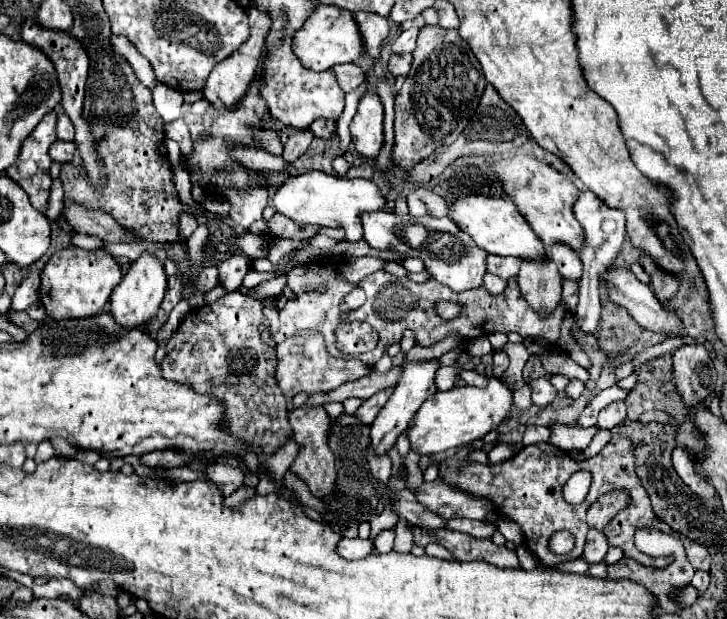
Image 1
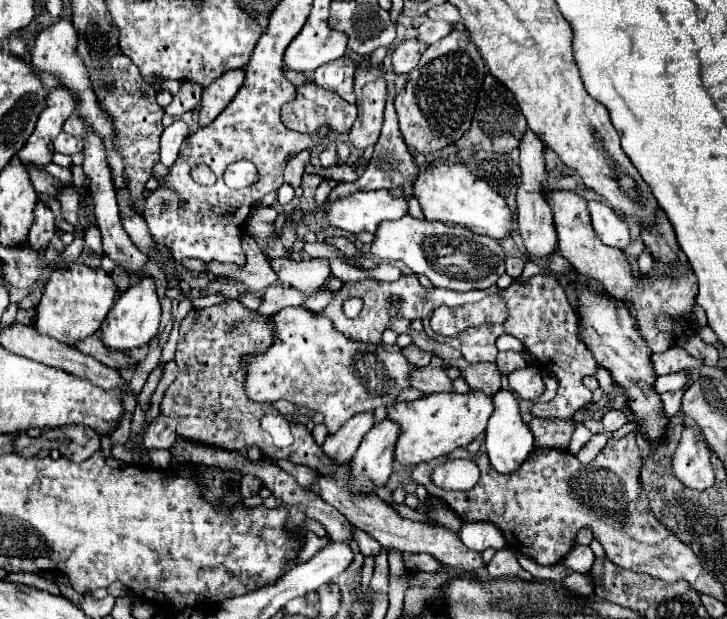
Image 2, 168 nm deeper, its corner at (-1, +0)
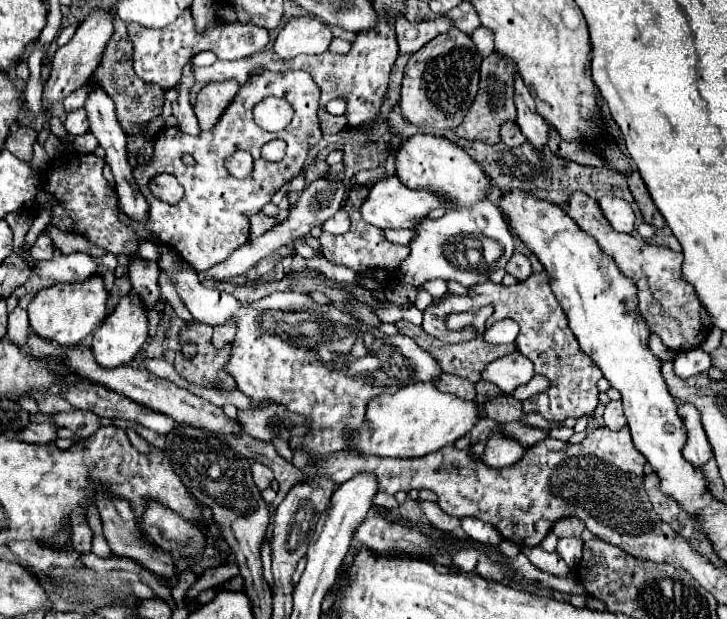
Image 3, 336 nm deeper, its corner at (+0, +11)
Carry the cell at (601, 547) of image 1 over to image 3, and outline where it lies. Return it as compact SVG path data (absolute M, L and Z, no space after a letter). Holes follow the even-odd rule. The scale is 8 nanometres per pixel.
M569 537L569 539L559 539L557 541L555 553L559 557L563 557L569 567L573 567L573 565L577 565L577 561L581 561L581 549L583 549L581 537Z

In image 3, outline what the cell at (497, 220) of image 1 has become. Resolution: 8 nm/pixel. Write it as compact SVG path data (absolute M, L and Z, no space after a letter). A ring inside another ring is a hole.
M417 133L403 141L395 155L395 175L409 189L427 189L451 199L455 205L471 205L487 195L487 177L477 161L445 137Z

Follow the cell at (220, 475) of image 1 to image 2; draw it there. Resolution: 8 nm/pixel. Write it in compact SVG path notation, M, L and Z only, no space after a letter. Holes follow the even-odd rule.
M242 476L242 480L240 480L240 496L242 498L254 496L260 488L262 488L262 482L258 478L254 478L254 476Z

